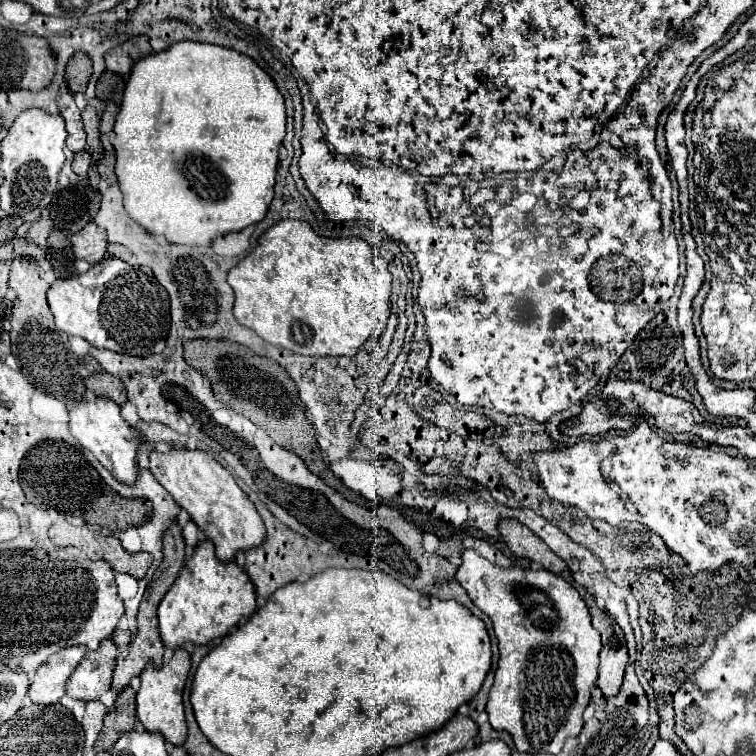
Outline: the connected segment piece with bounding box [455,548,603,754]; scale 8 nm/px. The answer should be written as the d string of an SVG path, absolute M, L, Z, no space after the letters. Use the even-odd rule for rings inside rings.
M473 548L461 552L461 566L455 574L473 604L493 620L493 632L499 640L499 666L495 684L487 700L489 722L495 730L505 730L513 736L519 752L549 752L559 754L563 742L577 736L583 726L583 710L591 700L589 688L597 682L599 650L603 648L599 632L591 624L591 614L579 592L561 576L541 568L501 568L479 556Z

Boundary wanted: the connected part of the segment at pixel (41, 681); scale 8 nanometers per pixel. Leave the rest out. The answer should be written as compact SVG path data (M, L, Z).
M73 646L55 652L49 656L45 664L41 664L35 672L35 678L29 686L29 698L35 704L55 704L65 694L65 682L69 674L77 668L77 664L83 660L87 648L85 646Z

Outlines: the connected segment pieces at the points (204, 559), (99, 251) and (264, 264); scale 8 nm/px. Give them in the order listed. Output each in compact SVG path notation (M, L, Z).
M205 538L193 548L185 568L181 568L181 576L173 582L173 588L163 596L157 608L161 638L171 650L183 646L187 640L193 644L207 644L213 638L227 634L243 616L251 616L257 608L255 598L255 586L245 568L237 562L221 562L215 556L213 542Z
M91 222L85 228L81 228L81 232L71 236L71 246L73 246L75 258L87 260L89 264L97 264L103 260L107 250L105 230Z
M279 220L267 228L257 246L235 268L227 282L235 292L233 316L239 324L255 330L263 340L307 356L357 354L369 336L383 334L389 316L391 274L387 262L375 262L371 244L363 238L325 238L313 232L305 220Z

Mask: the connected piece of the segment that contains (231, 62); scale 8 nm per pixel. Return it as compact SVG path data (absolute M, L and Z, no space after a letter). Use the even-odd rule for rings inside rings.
M175 42L167 50L155 52L153 56L145 56L145 60L137 60L133 64L133 72L129 74L129 80L125 84L123 92L123 102L119 106L117 118L115 118L115 174L119 178L119 190L123 194L123 206L129 214L131 220L135 220L139 226L143 226L149 234L163 236L169 242L175 244L193 244L193 246L207 246L211 244L213 238L233 232L233 230L243 230L249 224L259 222L271 200L273 200L273 184L275 184L275 172L277 172L277 162L279 162L279 148L281 142L287 134L285 128L285 98L279 92L277 84L273 78L249 56L233 50L233 48L221 48L217 44L205 44L205 42Z

